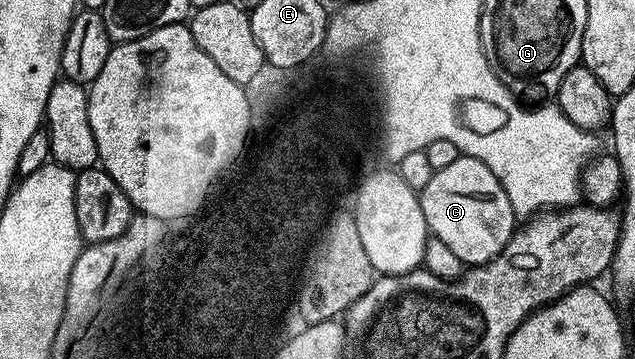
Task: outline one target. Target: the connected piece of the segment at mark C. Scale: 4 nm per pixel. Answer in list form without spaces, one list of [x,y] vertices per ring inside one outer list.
[[[461,156],[447,168],[434,170],[430,184],[419,191],[418,197],[429,235],[442,240],[442,244],[446,244],[446,248],[468,268],[484,266],[494,260],[518,229],[510,196],[506,196],[502,184],[498,184],[498,176],[477,158]]]

